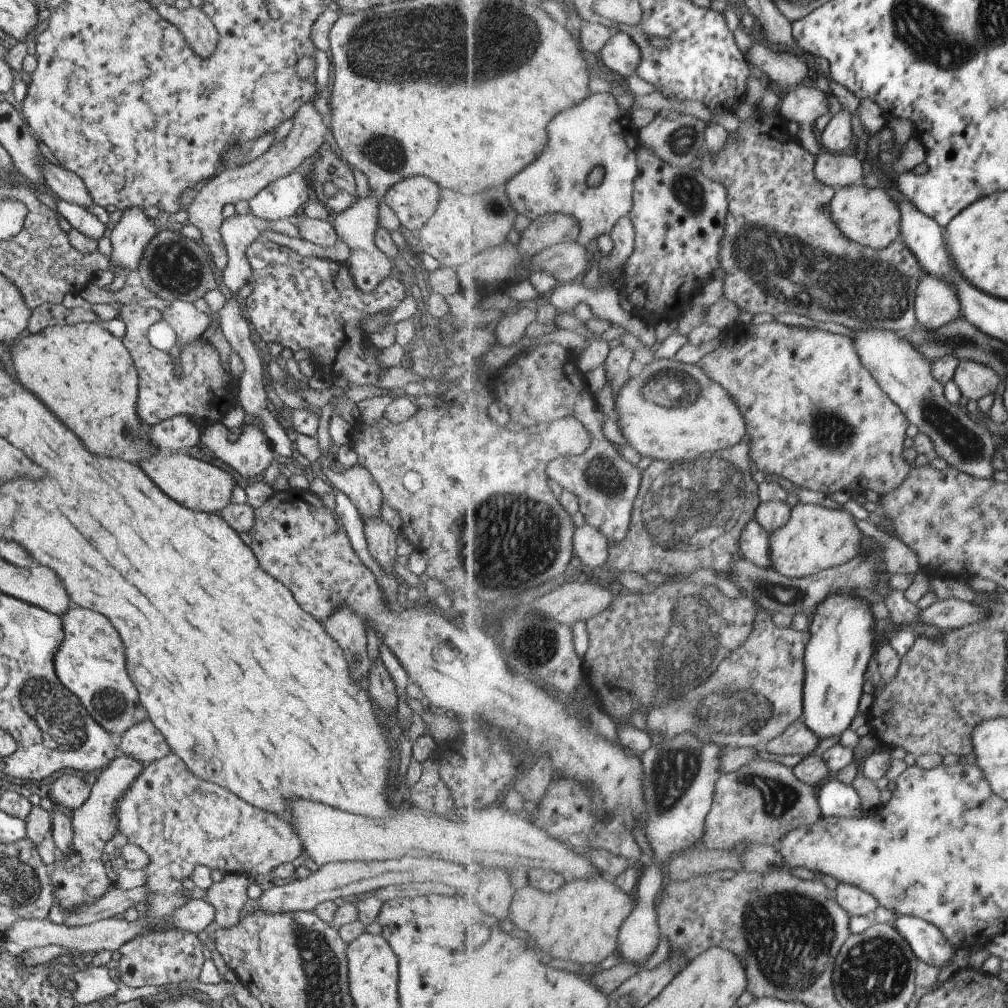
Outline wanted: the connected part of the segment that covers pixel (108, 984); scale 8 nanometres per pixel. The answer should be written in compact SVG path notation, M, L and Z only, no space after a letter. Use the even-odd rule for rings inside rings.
M104 966L92 967L85 971L74 969L70 978L76 983L77 989L68 995L78 1002L97 1001L113 995L120 985L116 976Z

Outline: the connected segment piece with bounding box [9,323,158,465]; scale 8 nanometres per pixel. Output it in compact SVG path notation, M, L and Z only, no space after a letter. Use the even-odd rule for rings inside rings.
M77 323L72 325L53 325L45 327L41 332L34 335L24 333L21 338L17 337L15 342L11 342L9 346L9 356L11 362L13 362L13 368L15 370L18 383L27 389L33 396L36 396L53 412L53 416L57 416L57 420L61 420L81 442L83 446L95 454L95 456L113 456L113 458L121 458L129 464L137 465L141 461L147 458L155 456L158 452L154 444L147 439L147 427L139 424L139 418L136 414L136 400L138 395L138 374L134 362L132 361L129 351L121 344L121 341L105 329L105 324L99 323Z

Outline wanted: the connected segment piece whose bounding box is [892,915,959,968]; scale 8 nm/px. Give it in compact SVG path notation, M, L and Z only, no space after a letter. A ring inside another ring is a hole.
M899 915L892 924L909 941L920 960L934 967L949 964L959 949L950 943L940 928L915 915Z

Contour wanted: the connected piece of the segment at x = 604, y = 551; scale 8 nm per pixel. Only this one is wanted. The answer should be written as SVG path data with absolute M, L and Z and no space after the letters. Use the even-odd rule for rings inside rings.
M585 522L574 534L574 552L585 569L601 568L609 558L608 538L599 529Z

